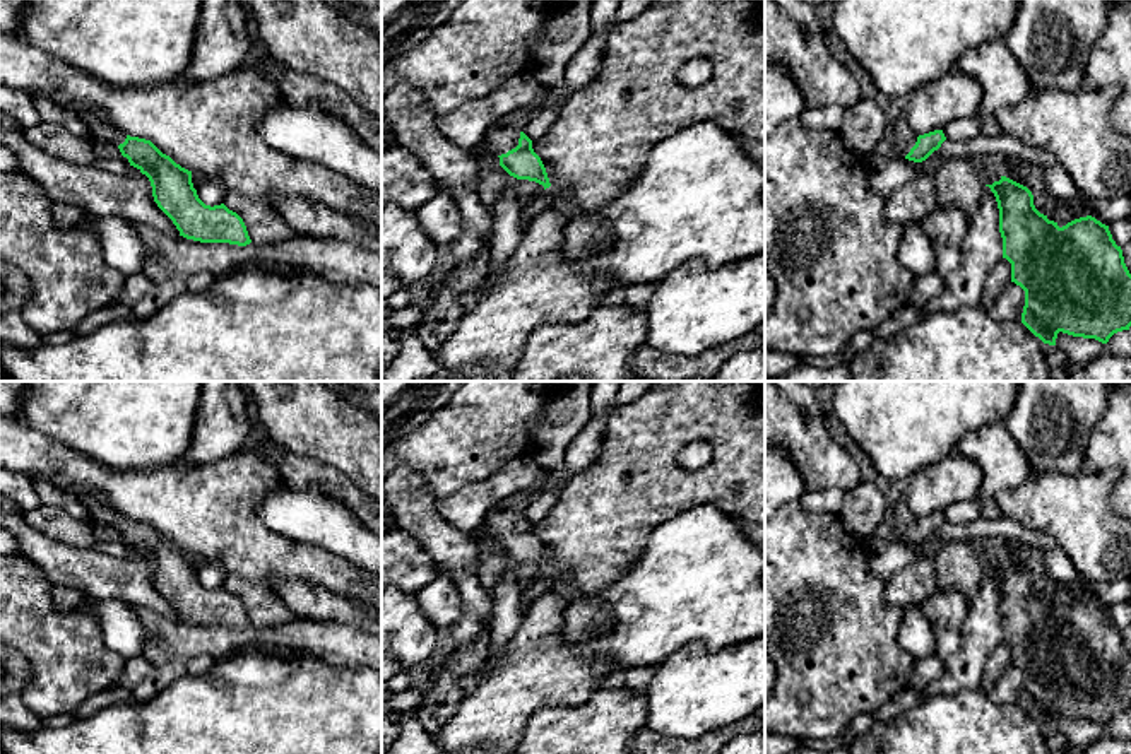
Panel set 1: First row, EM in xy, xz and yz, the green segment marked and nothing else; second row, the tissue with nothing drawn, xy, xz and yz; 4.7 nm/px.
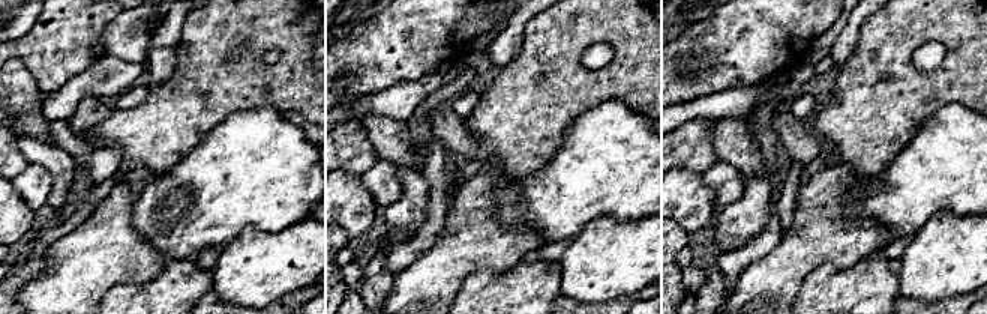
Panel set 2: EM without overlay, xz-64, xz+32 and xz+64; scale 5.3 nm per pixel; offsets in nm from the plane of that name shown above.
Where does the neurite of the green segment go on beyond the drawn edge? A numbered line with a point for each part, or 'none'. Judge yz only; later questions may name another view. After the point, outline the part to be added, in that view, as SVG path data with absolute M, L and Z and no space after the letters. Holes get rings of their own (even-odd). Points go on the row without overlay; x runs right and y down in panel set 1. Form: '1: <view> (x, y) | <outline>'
1: yz (904, 522) | M903 496L900 498L900 501L895 506L895 513L893 513L893 528L903 537L907 539L910 535L910 532L915 528L917 525L917 516L914 516L907 506L907 501L903 499Z

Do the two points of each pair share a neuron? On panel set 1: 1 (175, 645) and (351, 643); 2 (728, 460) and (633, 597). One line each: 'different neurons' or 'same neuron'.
1: same neuron
2: different neurons

